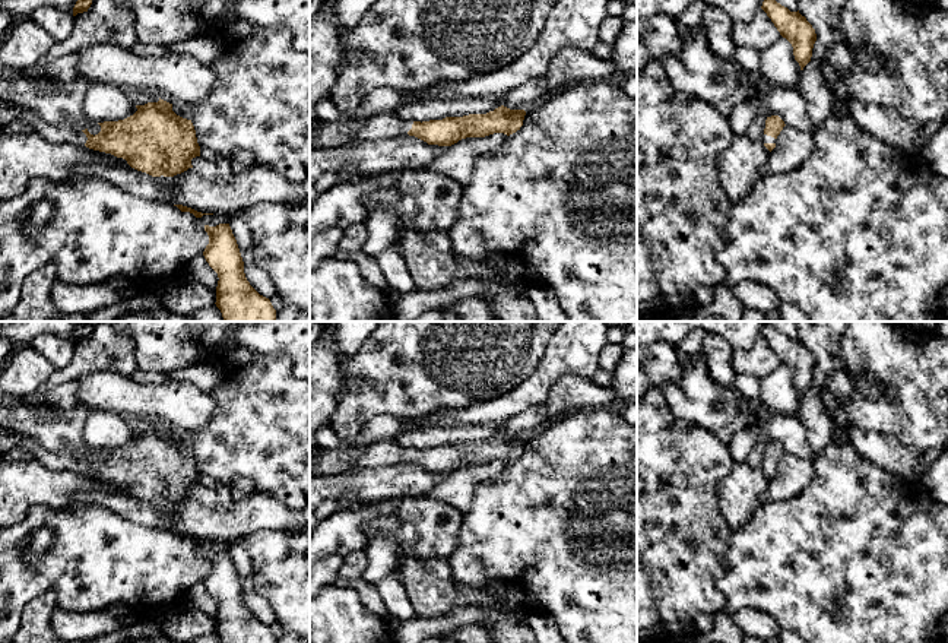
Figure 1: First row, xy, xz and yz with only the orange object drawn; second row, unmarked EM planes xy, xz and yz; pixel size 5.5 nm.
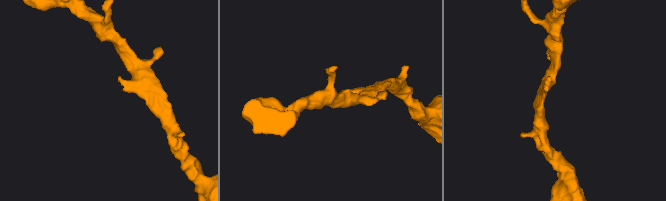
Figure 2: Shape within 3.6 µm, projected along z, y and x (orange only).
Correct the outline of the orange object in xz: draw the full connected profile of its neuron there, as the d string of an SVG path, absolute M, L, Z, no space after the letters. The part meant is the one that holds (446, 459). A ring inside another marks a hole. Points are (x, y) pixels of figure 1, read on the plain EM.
M504 433L486 441L446 444L443 447L412 449L384 440L371 447L349 471L362 468L384 468L400 463L415 463L428 472L451 473L466 465L485 465L494 460L507 463L523 453L526 438L510 437Z

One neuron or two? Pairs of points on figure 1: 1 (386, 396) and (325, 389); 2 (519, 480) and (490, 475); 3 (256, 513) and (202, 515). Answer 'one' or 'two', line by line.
1: two
2: two
3: one

